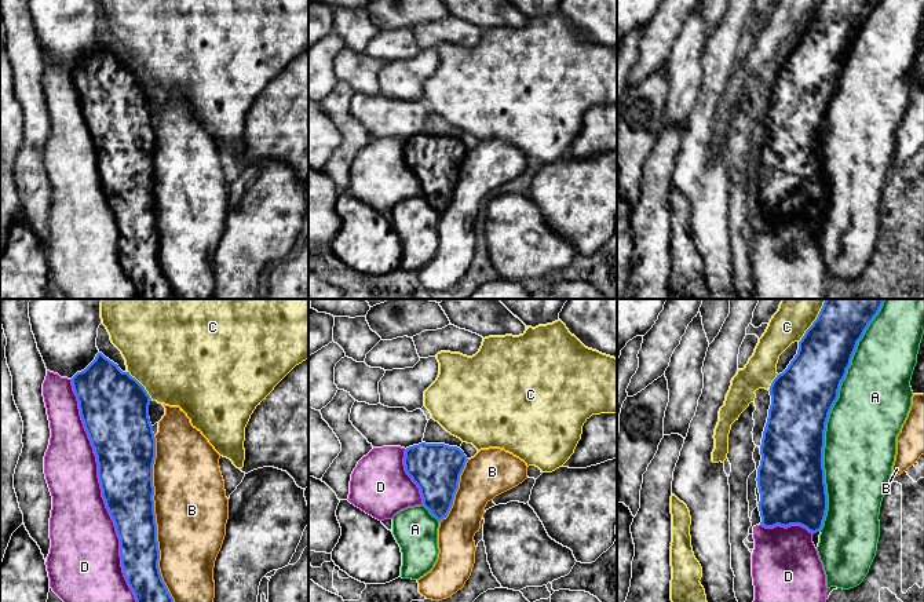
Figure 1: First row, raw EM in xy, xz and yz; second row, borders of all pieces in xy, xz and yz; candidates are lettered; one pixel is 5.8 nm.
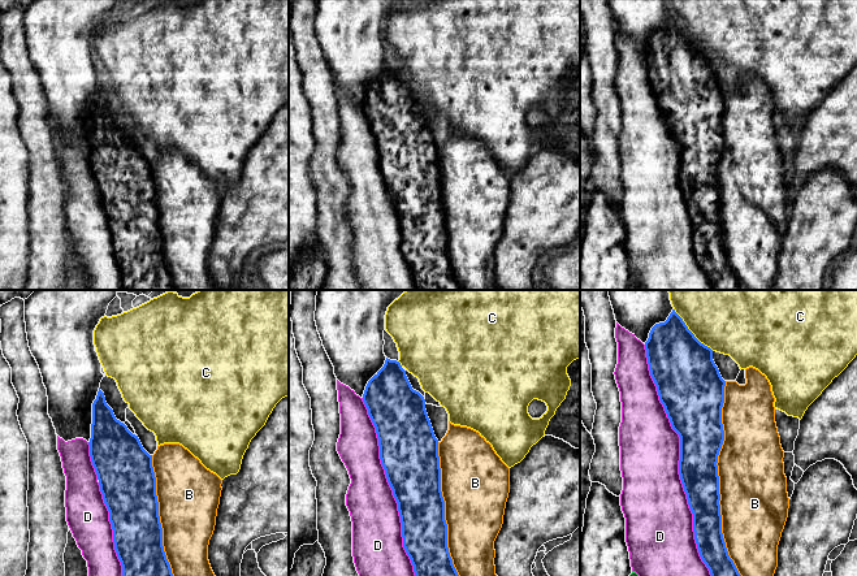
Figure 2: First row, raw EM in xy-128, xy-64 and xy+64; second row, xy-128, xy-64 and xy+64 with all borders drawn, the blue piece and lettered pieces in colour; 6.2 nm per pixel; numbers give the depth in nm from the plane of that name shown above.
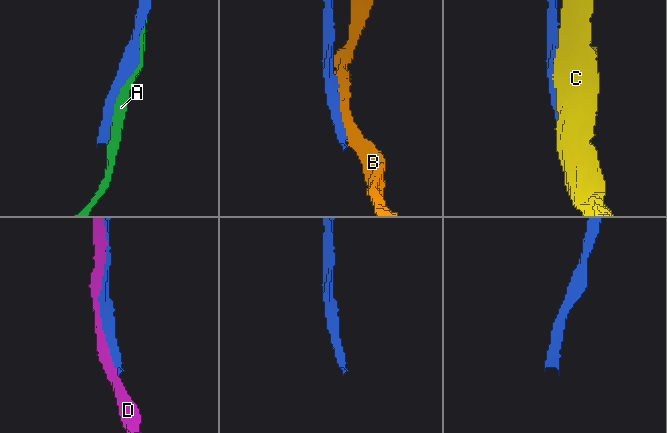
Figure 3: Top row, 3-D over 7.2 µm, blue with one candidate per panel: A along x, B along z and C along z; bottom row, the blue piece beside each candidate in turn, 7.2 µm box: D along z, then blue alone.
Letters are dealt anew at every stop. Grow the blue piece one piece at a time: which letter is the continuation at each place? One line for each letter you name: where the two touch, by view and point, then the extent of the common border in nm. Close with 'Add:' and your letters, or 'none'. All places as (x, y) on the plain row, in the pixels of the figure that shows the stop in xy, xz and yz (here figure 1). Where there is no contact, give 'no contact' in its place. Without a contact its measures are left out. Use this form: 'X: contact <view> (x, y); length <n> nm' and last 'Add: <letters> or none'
Add: none

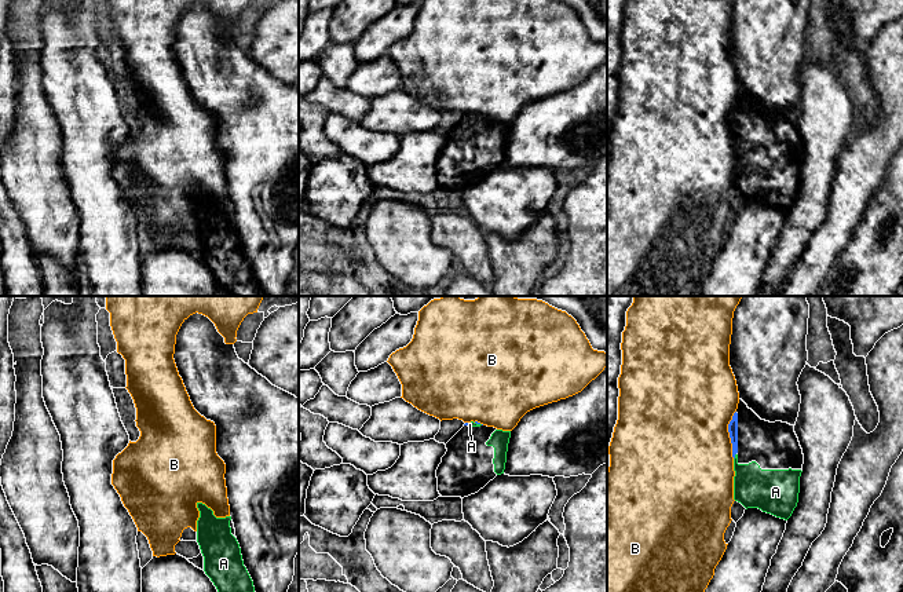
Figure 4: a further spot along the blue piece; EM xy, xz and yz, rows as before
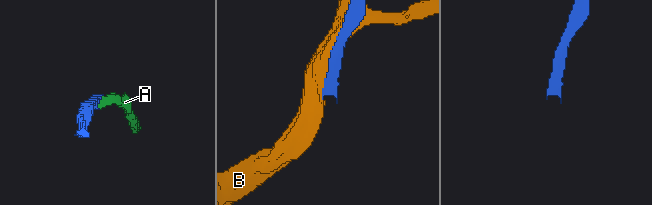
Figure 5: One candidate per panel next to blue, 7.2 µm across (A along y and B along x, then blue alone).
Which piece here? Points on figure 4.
A: contact yz (734, 148); length 40 nm
Add: A

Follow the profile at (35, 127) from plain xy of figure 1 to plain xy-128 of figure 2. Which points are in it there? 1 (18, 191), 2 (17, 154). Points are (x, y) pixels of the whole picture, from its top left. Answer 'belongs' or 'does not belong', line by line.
1: does not belong
2: does not belong

